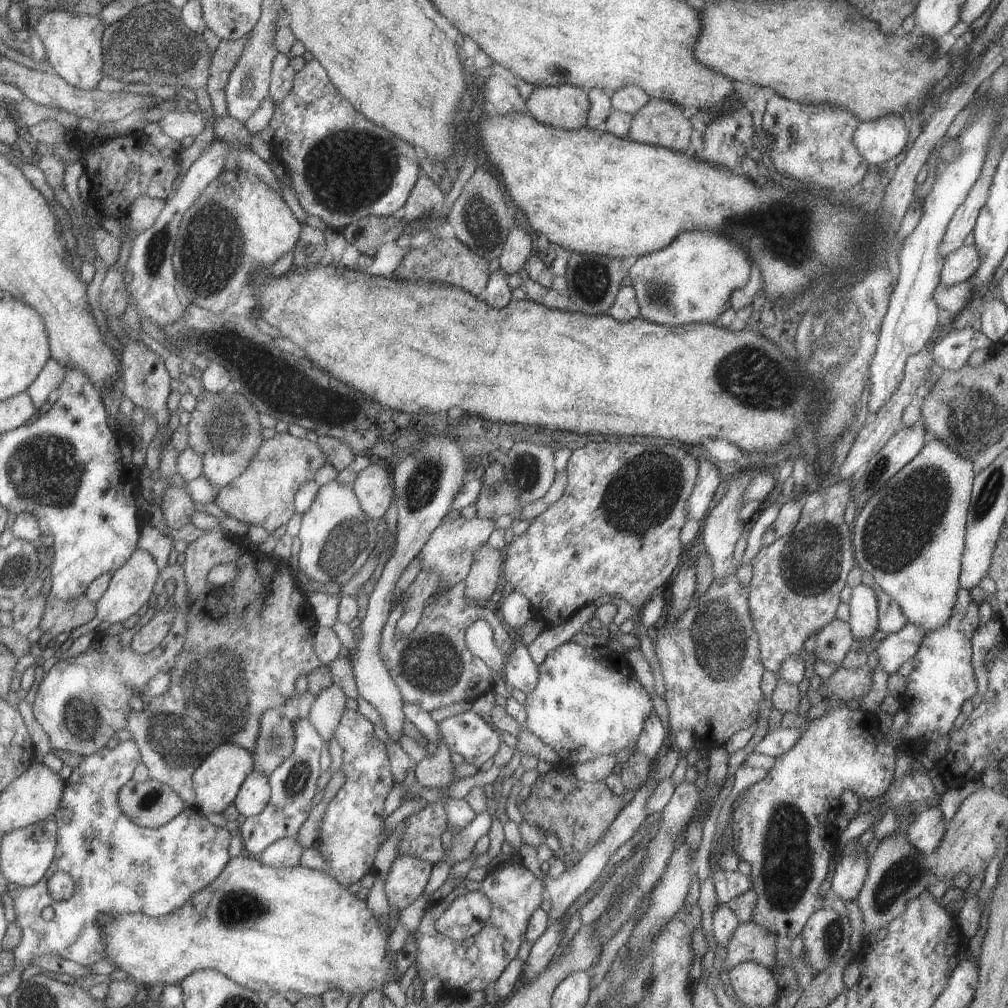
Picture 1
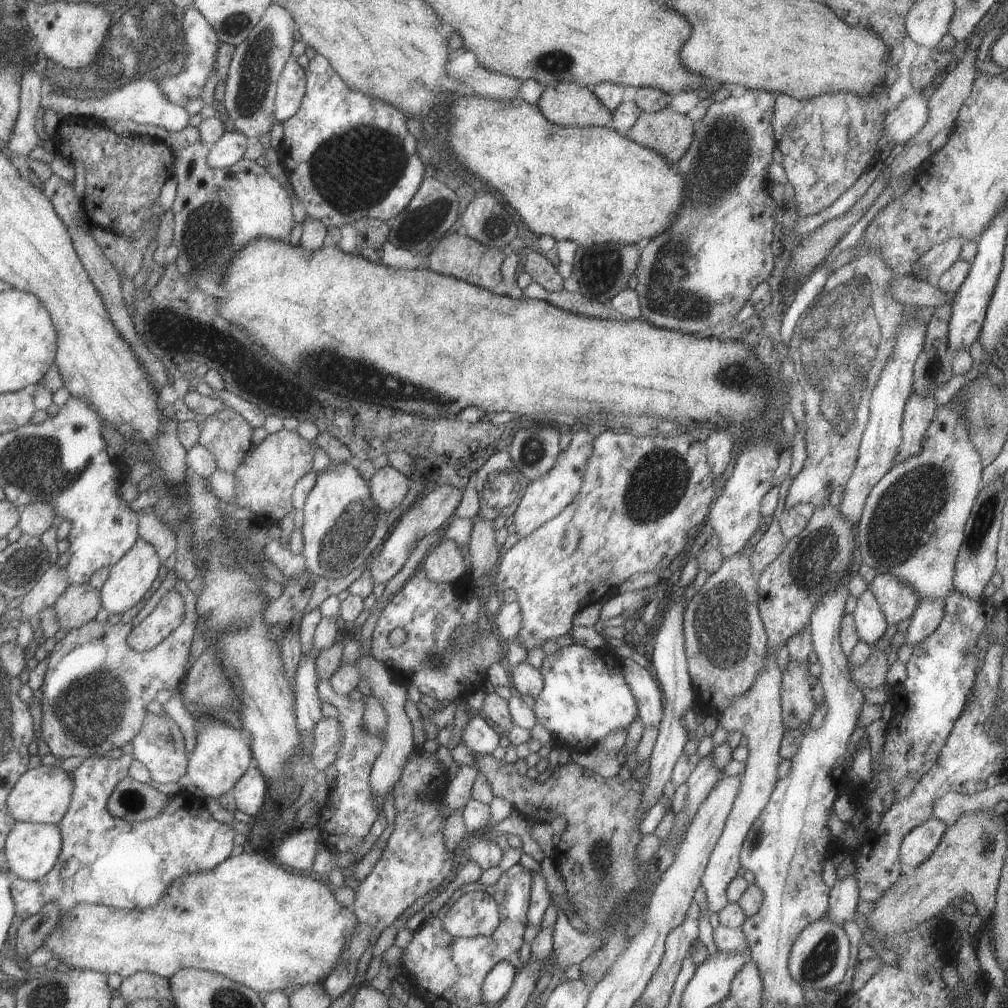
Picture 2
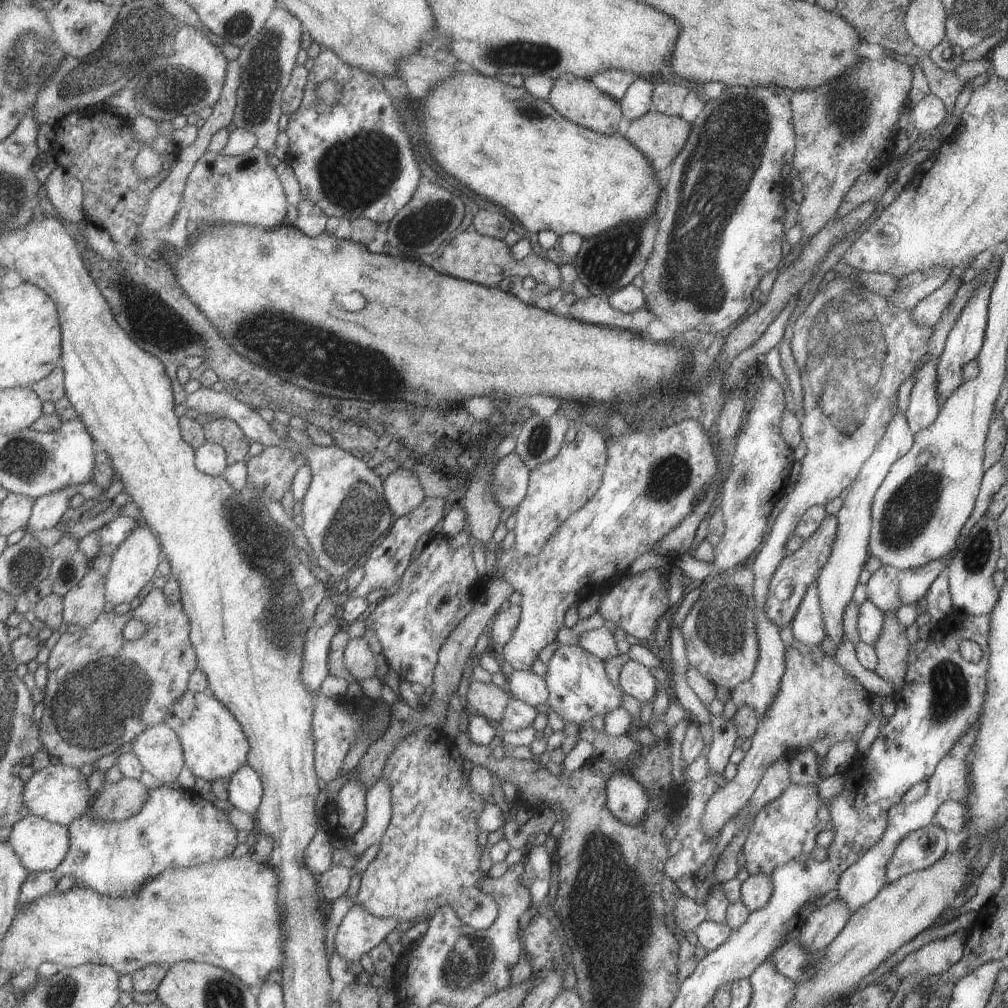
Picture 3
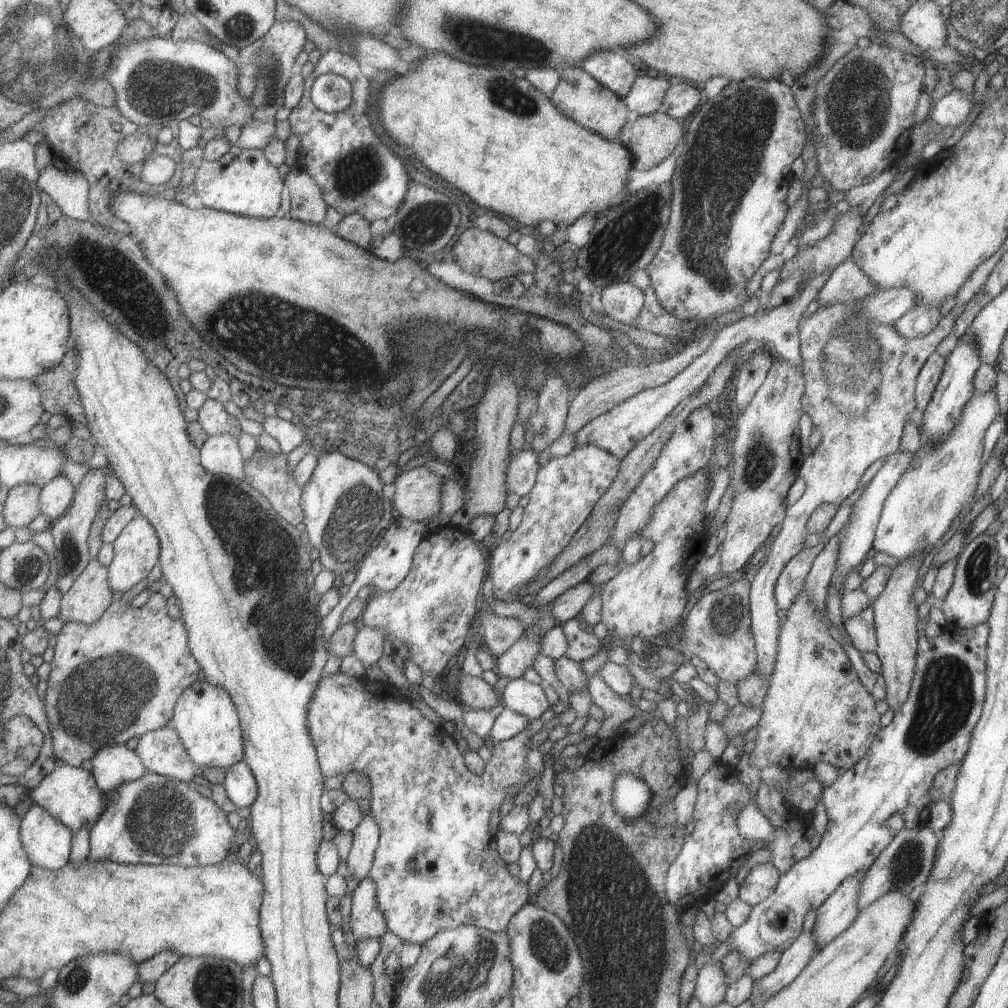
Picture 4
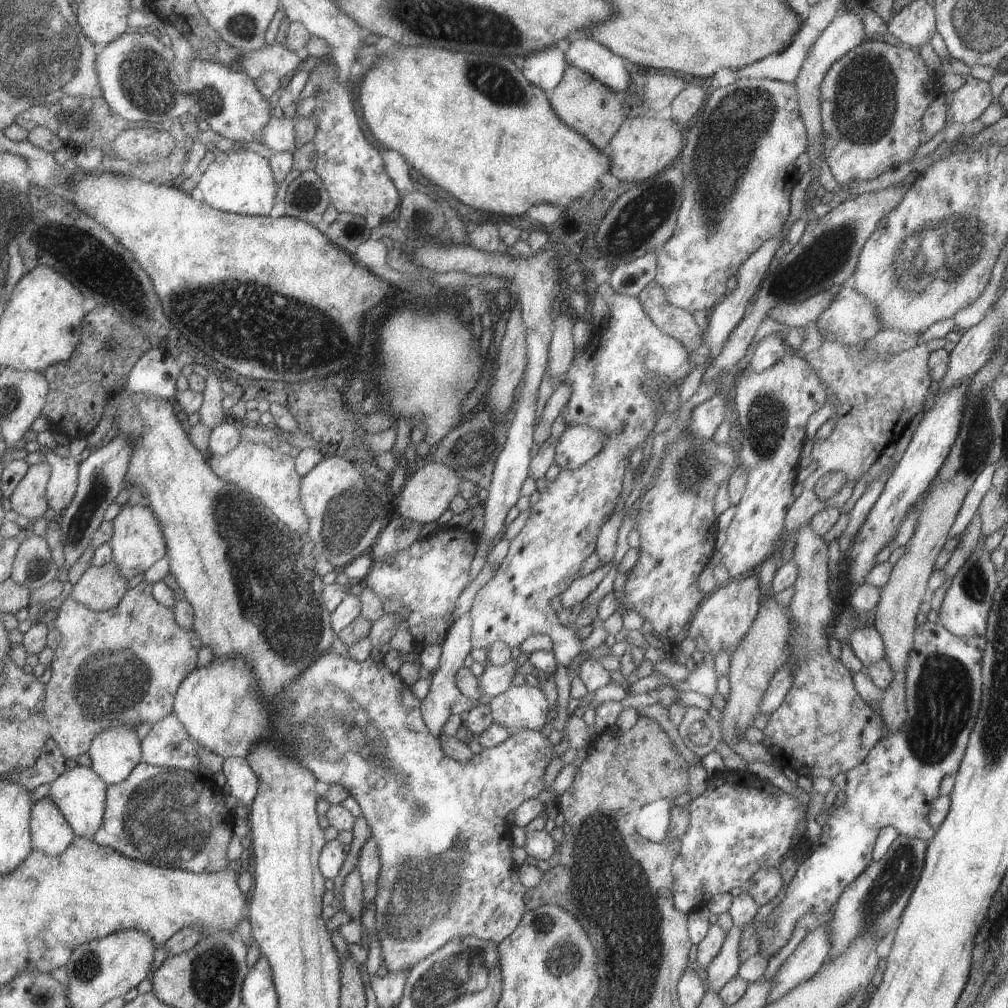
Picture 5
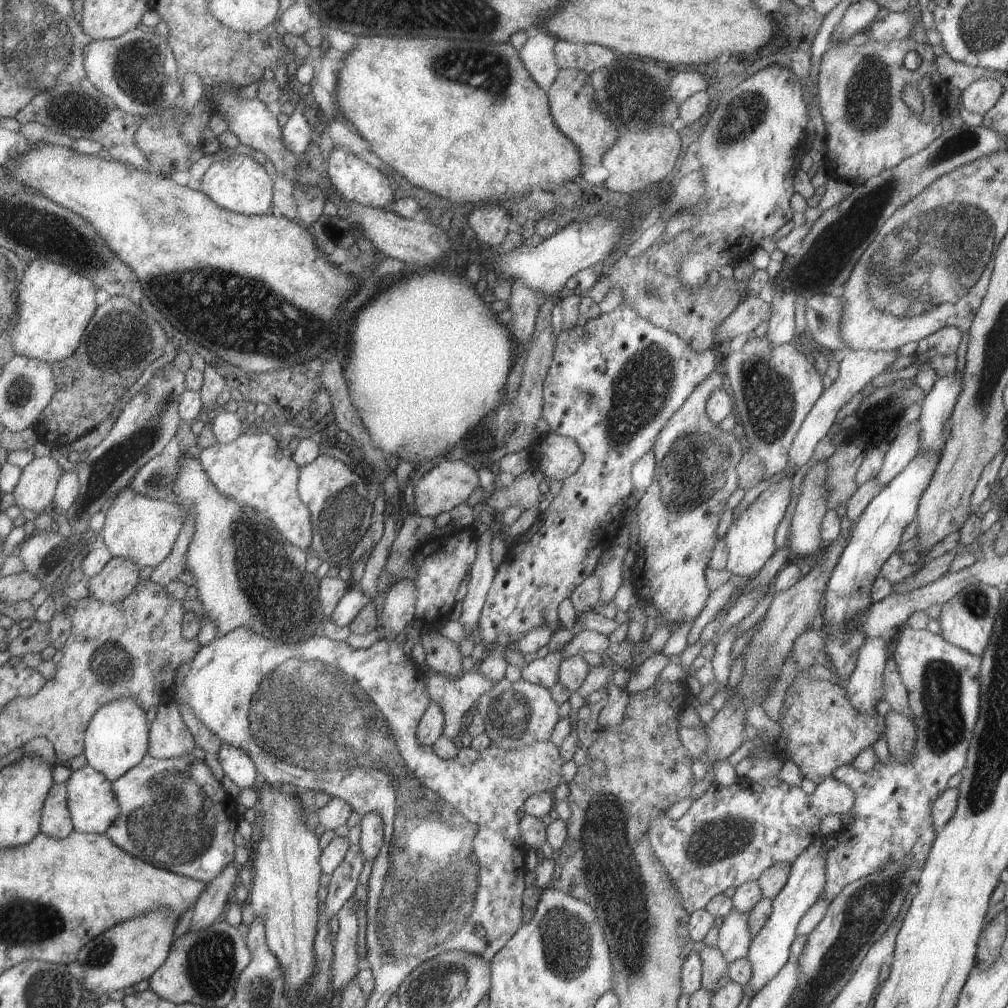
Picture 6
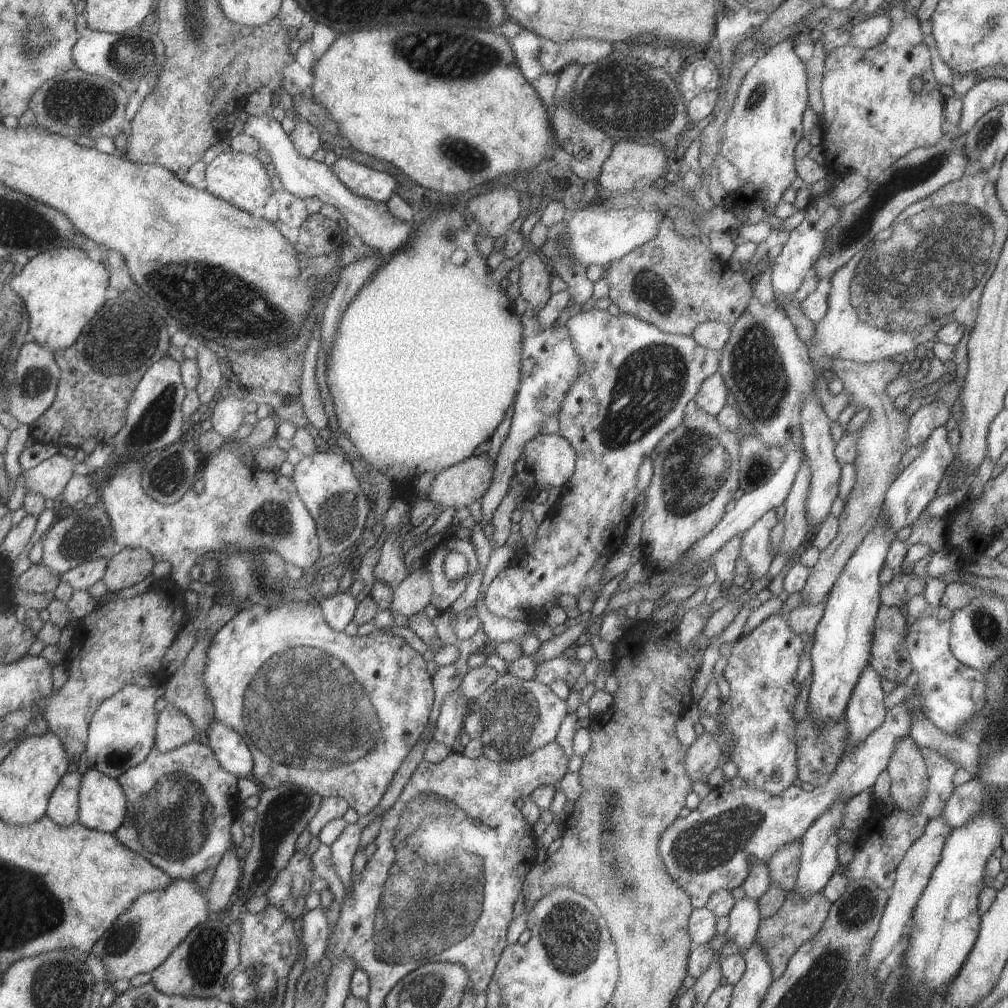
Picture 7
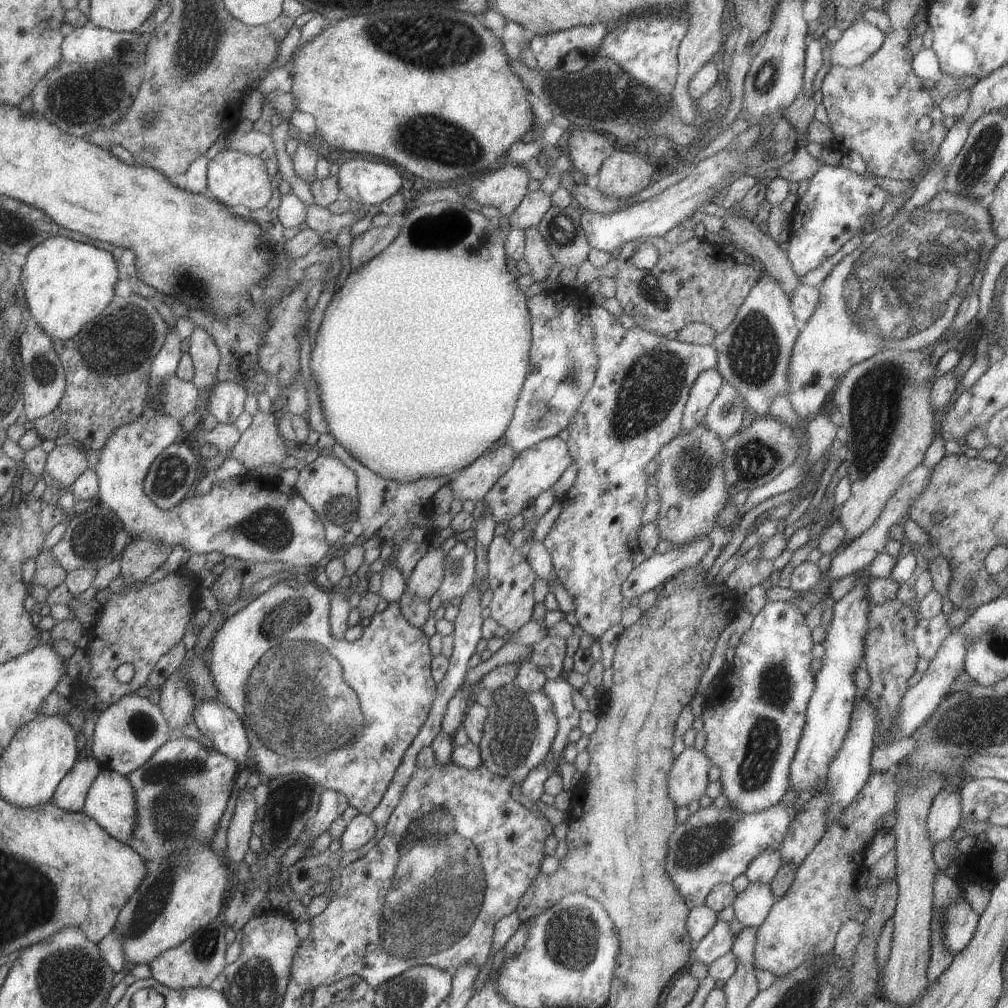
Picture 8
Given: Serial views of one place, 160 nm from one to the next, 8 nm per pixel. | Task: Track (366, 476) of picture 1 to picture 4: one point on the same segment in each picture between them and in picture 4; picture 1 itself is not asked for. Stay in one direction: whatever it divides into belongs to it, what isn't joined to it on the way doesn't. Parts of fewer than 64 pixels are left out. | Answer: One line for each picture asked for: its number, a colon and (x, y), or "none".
2: (387, 486)
3: (403, 493)
4: (417, 492)

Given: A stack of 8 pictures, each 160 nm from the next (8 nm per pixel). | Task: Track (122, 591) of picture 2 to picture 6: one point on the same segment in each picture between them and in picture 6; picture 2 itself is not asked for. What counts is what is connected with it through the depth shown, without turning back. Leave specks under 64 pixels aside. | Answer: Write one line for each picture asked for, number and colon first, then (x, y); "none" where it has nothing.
3: (133, 562)
4: (135, 550)
5: (136, 542)
6: (143, 530)

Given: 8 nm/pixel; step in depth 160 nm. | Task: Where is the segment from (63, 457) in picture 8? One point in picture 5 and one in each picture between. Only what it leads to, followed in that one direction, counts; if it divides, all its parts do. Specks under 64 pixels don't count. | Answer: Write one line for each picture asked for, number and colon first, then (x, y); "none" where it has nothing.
5: (28, 500)
6: (34, 490)
7: (48, 478)

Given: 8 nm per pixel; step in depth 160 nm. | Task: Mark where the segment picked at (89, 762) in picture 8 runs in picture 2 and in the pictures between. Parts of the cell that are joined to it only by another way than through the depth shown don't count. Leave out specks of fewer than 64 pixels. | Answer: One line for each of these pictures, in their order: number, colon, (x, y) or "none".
2: (31, 849)
3: (40, 845)
4: (46, 841)
5: (49, 833)
6: (55, 821)
7: (62, 808)

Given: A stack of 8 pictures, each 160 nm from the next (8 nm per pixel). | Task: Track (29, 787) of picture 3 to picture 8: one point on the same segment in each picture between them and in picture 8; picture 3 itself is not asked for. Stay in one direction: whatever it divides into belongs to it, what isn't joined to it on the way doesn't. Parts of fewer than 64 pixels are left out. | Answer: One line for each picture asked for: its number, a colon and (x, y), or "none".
4: (70, 794)
5: (80, 795)
6: (92, 807)
7: (101, 801)
8: (110, 802)

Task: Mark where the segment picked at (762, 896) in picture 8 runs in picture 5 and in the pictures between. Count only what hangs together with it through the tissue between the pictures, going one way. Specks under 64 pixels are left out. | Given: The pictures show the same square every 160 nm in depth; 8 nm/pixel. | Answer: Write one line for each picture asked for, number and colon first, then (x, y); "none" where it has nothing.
5: (724, 965)
6: (733, 940)
7: (743, 918)

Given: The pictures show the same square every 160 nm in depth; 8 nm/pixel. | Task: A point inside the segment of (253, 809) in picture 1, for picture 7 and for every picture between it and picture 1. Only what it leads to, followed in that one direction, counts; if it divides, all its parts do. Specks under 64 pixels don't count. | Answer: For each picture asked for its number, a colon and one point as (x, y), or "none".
2: (249, 791)
3: (244, 788)
4: (239, 784)
5: (242, 783)
6: (236, 765)
7: (230, 750)

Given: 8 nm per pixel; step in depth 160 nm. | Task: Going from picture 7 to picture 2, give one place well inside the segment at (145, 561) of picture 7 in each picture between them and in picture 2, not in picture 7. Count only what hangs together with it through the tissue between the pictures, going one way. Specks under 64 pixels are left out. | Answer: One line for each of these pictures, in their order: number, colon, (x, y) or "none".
2: (78, 604)
3: (81, 605)
4: (85, 601)
5: (100, 588)
6: (114, 583)

